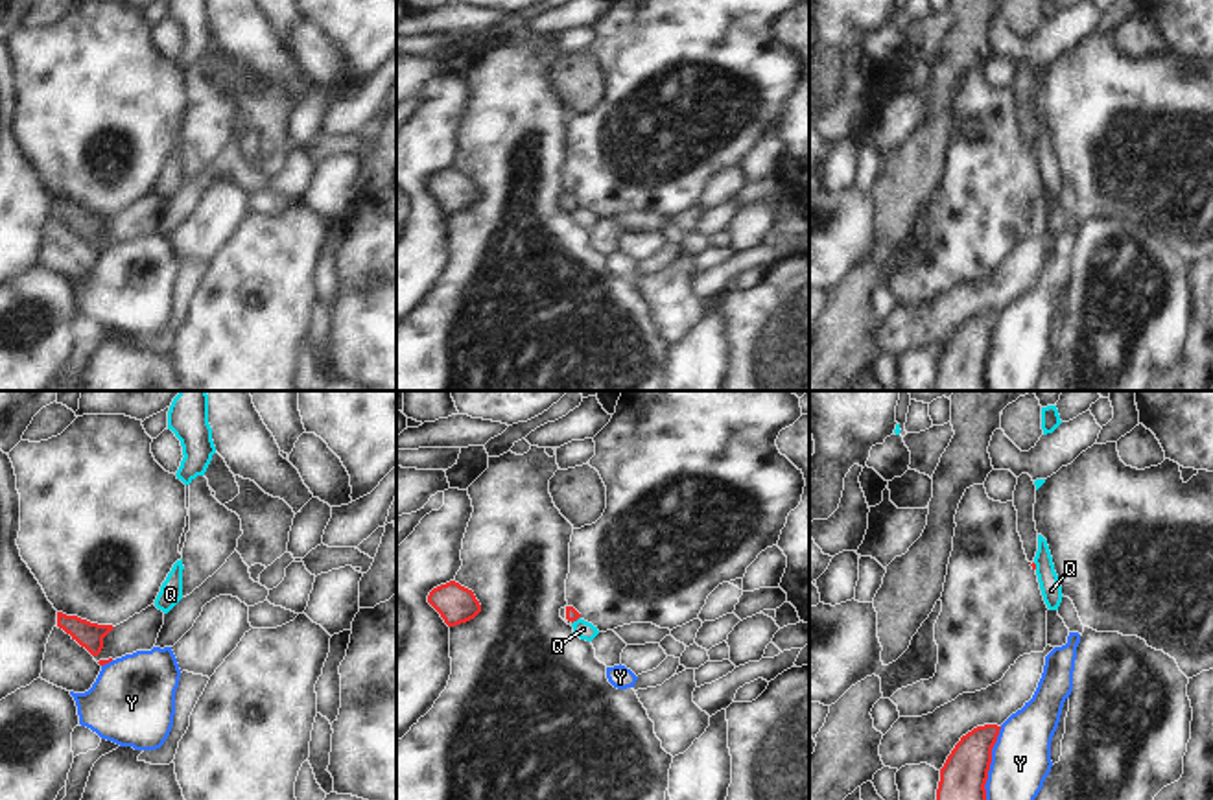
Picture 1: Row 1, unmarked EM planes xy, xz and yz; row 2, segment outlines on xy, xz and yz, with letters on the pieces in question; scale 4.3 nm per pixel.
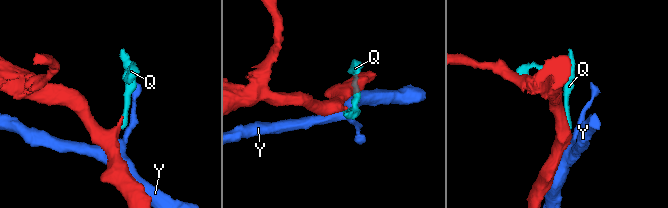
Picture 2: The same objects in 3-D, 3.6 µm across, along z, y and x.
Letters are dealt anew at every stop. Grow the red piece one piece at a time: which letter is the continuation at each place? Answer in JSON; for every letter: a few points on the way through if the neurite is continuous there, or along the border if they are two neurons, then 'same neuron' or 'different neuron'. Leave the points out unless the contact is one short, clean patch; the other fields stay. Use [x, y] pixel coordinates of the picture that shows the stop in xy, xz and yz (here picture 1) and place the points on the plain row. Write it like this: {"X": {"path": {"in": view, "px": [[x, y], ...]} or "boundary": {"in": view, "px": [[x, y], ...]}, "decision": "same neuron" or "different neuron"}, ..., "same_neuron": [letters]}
{"Q": {"boundary": {"in": "xz", "px": [[579, 203], [572, 211]]}, "decision": "different neuron"}, "Y": {"decision": "different neuron"}, "same_neuron": []}

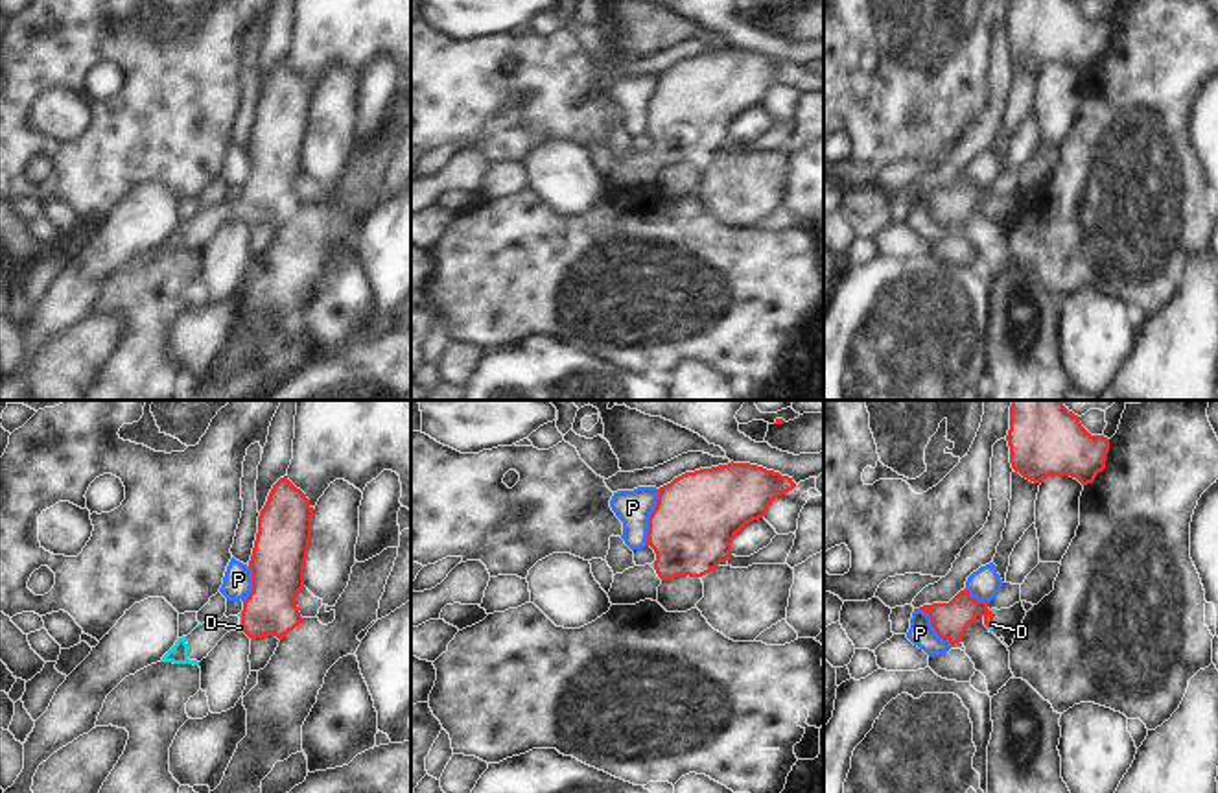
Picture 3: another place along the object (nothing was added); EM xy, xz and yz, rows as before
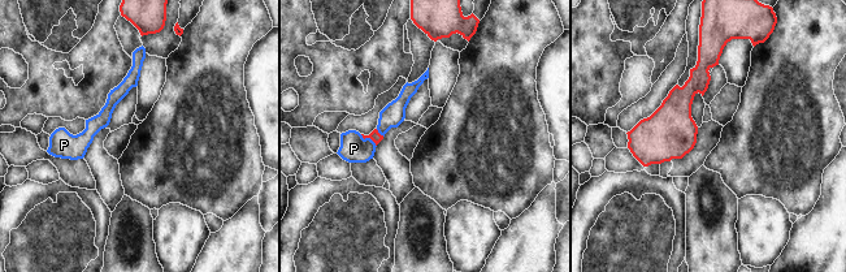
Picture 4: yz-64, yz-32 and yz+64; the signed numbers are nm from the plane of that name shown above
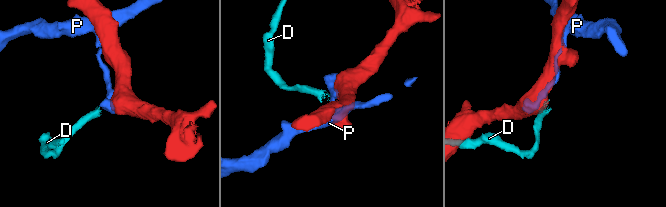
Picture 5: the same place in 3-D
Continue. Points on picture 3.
{"D": {"path": {"in": "xy", "px": [[271, 196], [253, 209], [242, 209], [240, 214]]}, "decision": "same neuron"}, "P": {"decision": "different neuron"}, "same_neuron": ["D"]}

